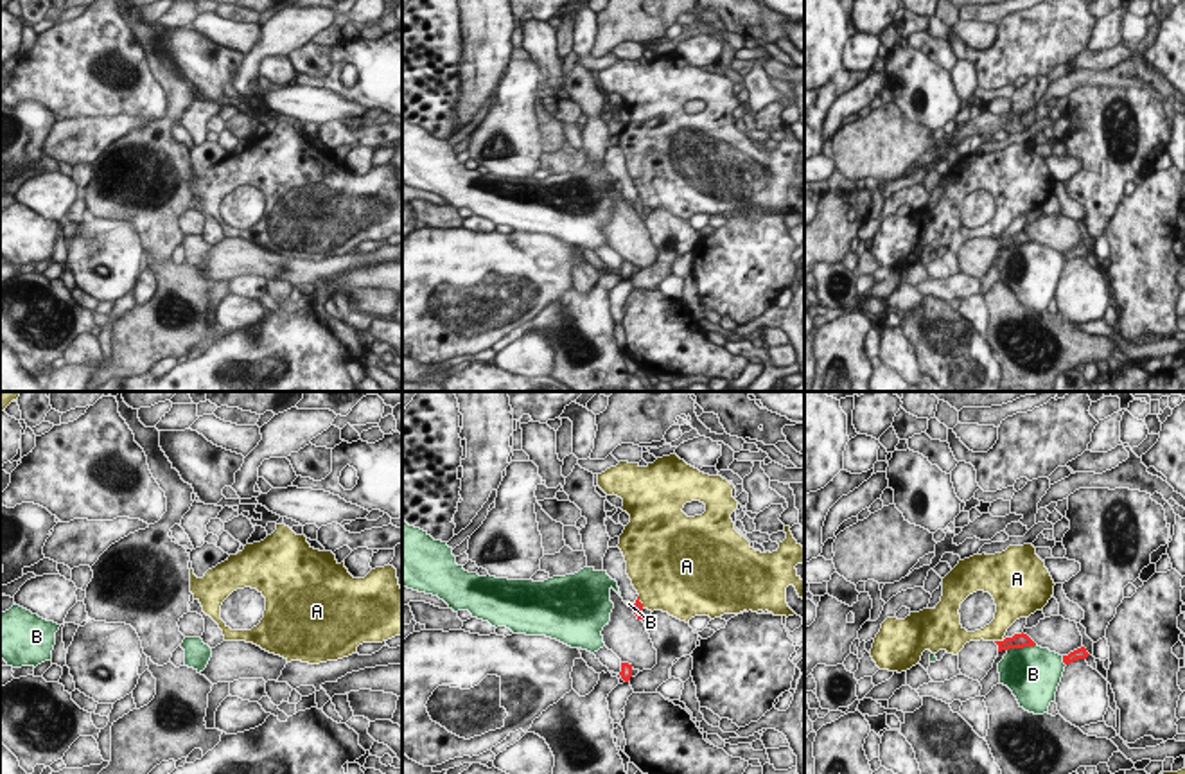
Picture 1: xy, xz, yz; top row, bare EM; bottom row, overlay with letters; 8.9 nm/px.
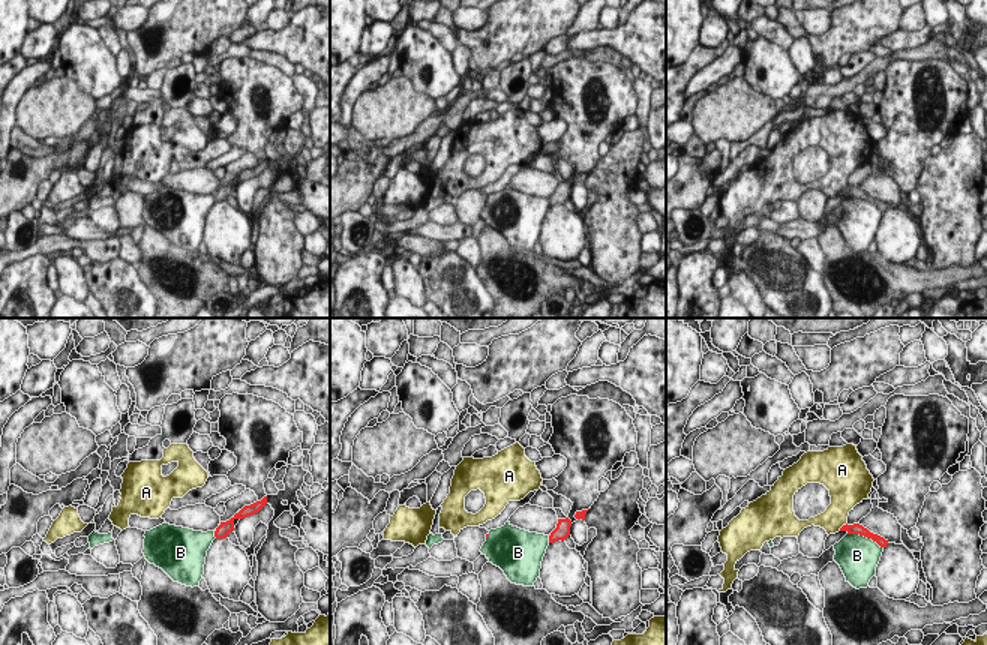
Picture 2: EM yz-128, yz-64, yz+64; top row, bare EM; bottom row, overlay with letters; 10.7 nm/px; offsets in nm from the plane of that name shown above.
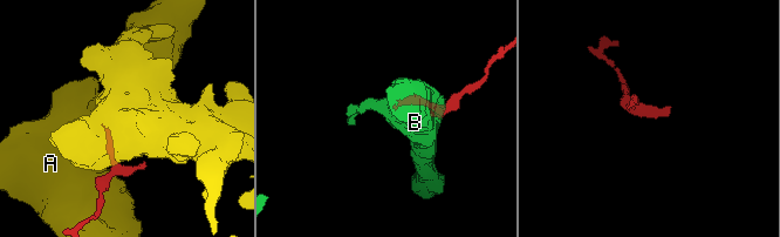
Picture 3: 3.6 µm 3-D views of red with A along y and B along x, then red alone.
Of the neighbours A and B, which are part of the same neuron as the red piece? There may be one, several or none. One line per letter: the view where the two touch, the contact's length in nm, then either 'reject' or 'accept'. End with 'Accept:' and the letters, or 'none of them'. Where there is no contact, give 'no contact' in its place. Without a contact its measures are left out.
A: meets red in yz; contact 100 nm long; reject
B: meets red in yz; contact 260 nm long; reject
Accept: none of them

